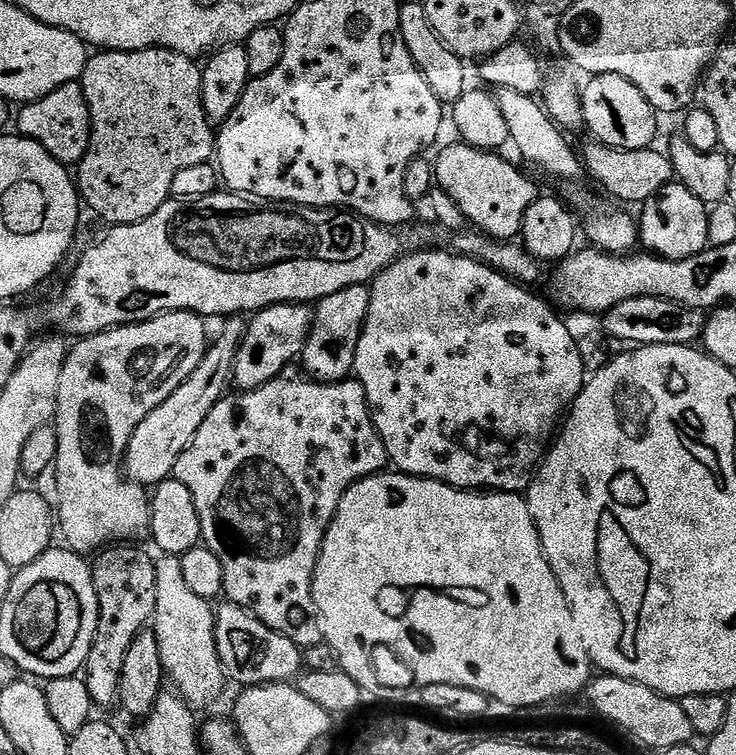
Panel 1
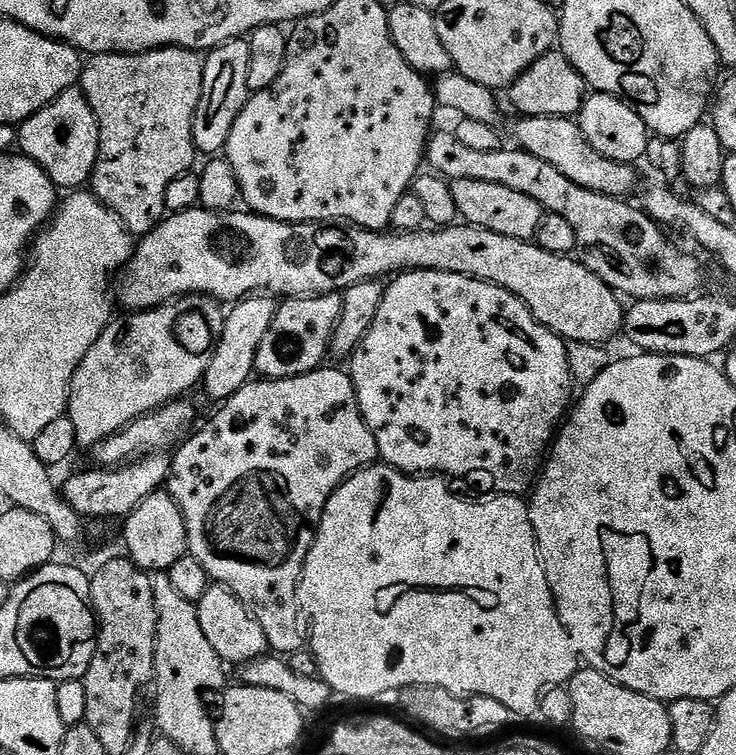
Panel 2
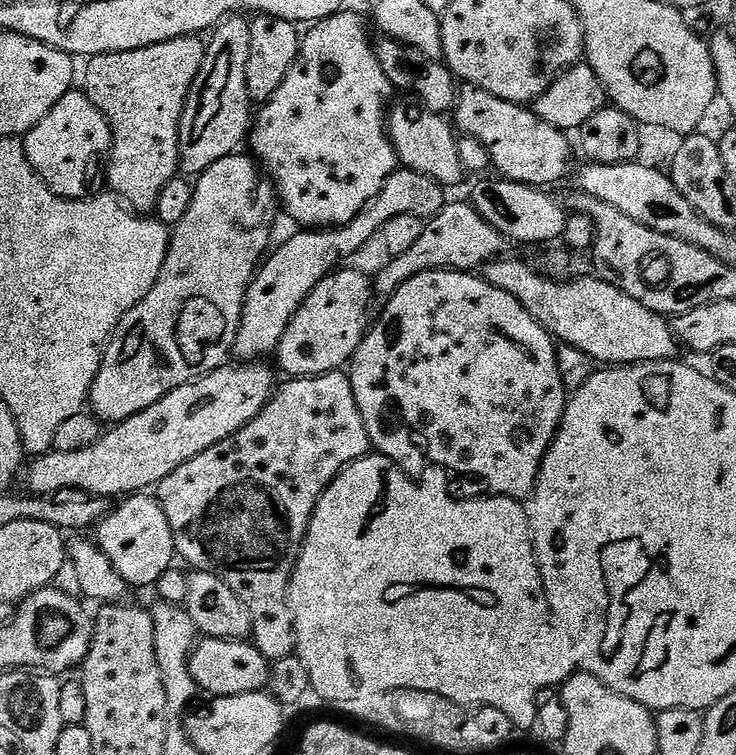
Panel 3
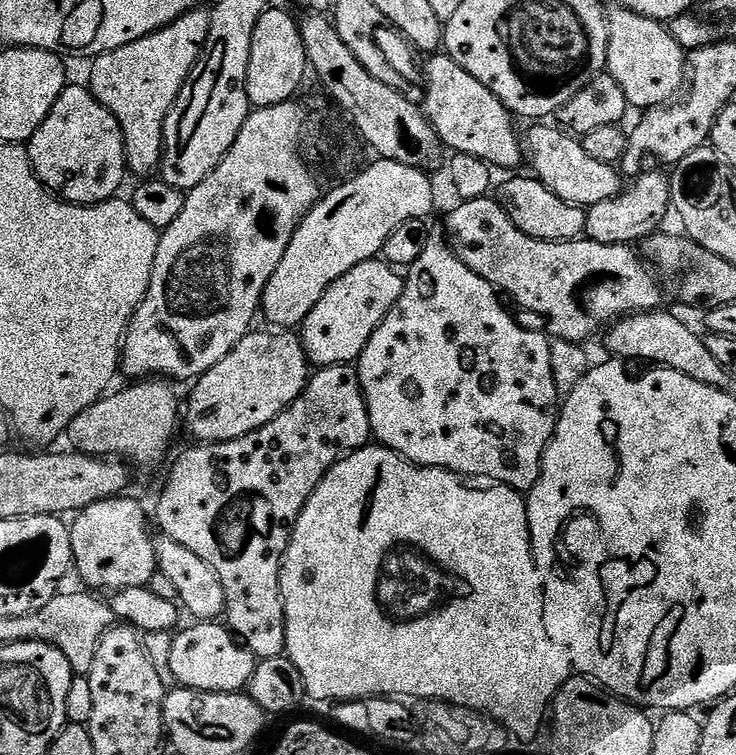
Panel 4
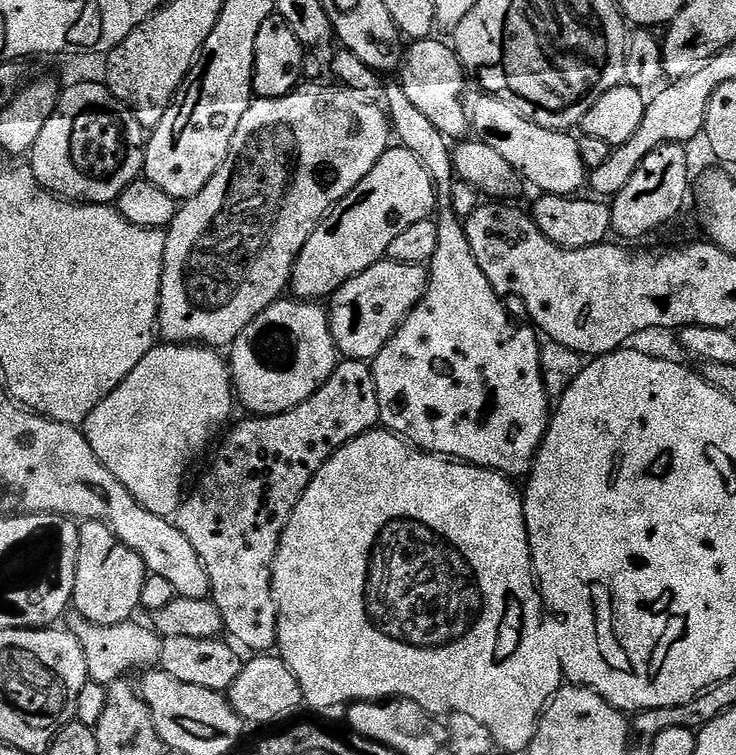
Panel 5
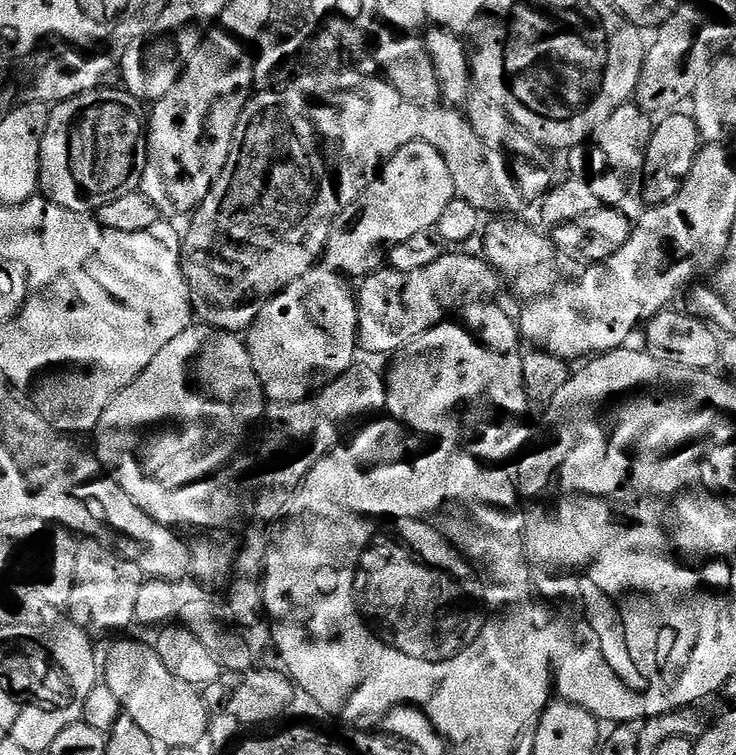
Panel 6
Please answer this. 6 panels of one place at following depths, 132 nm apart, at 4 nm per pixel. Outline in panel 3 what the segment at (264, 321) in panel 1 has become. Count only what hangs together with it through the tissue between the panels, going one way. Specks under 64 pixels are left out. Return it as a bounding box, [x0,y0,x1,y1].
[274,268,374,377]

